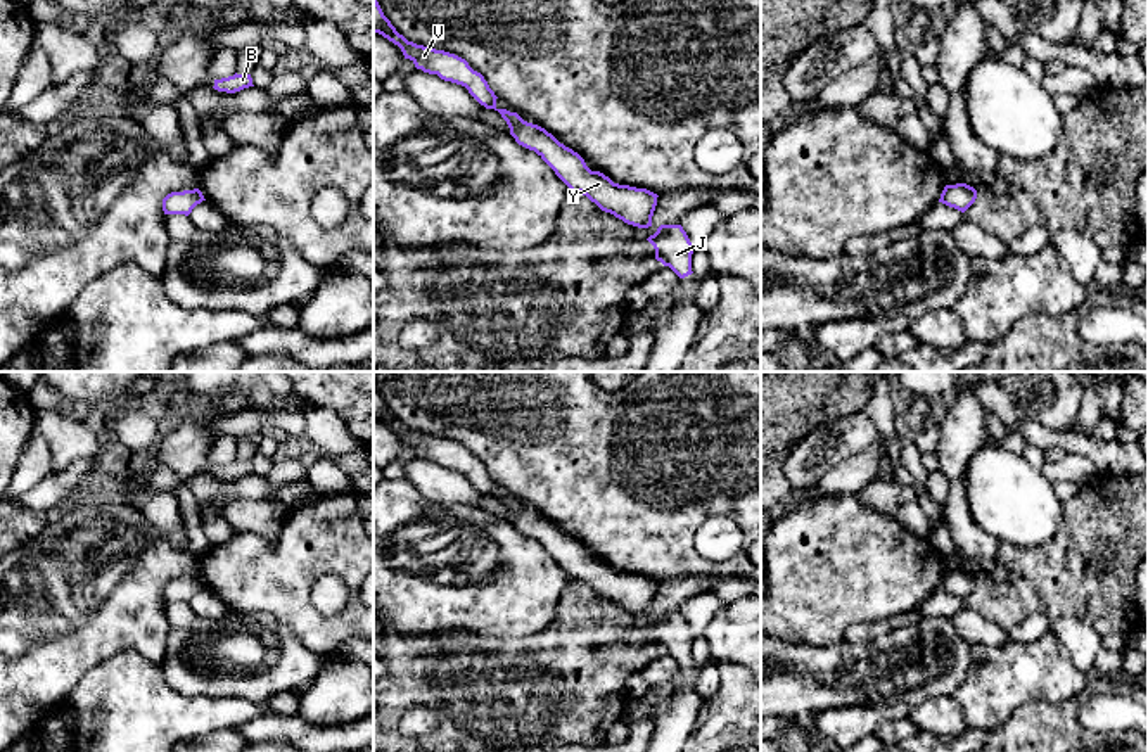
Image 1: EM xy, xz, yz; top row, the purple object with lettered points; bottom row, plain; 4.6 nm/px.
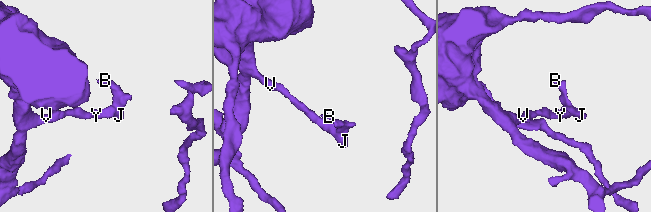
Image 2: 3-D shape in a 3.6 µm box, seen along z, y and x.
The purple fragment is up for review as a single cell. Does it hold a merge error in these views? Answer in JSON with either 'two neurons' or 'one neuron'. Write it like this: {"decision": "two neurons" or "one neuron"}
{"decision": "one neuron"}

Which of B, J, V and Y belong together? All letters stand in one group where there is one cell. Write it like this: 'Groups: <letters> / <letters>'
Groups: B J V Y

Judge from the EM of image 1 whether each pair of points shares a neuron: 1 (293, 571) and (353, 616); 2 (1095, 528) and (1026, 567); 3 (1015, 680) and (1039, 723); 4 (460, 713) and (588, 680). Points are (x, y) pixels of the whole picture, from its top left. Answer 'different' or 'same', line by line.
1: same
2: same
3: different
4: same

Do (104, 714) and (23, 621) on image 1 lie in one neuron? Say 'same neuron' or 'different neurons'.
different neurons

